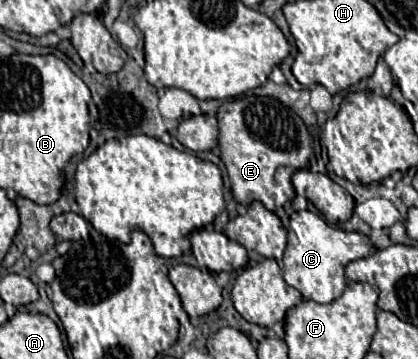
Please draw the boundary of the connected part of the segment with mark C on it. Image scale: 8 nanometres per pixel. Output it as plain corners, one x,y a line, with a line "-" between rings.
296,211
290,217
288,247
284,251
284,281
298,289
304,299
316,303
332,303
346,289
344,267
354,261
368,257
372,243
364,233
350,233
328,225
320,215
310,211

